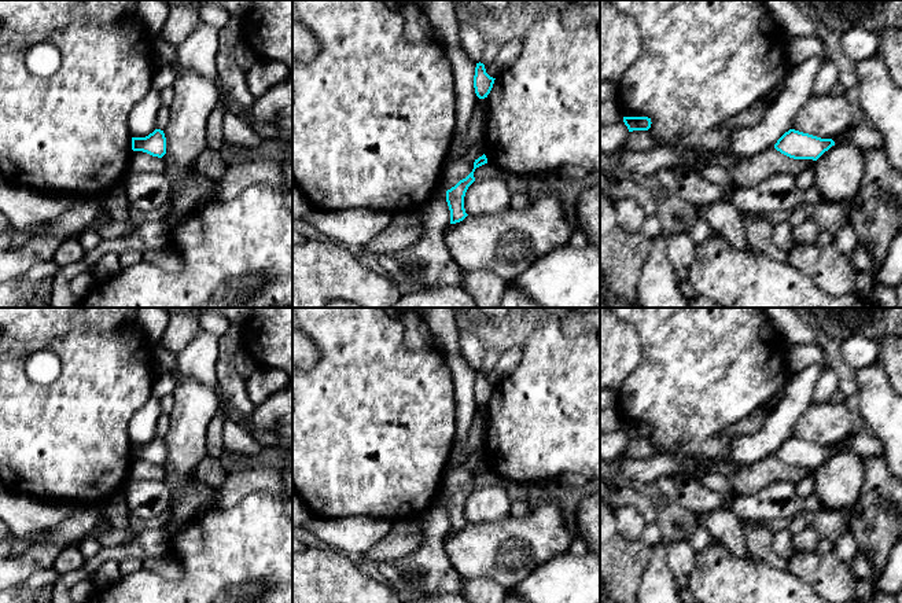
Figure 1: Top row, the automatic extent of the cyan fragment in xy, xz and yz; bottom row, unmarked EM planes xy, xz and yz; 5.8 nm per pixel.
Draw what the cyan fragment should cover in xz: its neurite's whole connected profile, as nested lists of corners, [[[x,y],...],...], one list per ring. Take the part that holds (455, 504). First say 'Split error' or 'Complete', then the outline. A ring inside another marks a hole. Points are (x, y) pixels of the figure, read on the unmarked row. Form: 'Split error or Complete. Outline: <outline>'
Complete. Outline: [[[483,462],[475,467],[472,479],[465,486],[460,488],[454,494],[446,499],[446,510],[450,518],[450,532],[460,530],[468,523],[464,516],[464,504],[468,494],[475,489],[475,477],[485,471],[487,471],[487,466]]]

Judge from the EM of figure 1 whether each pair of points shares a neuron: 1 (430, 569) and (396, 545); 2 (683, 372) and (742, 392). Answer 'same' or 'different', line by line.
1: different
2: same

